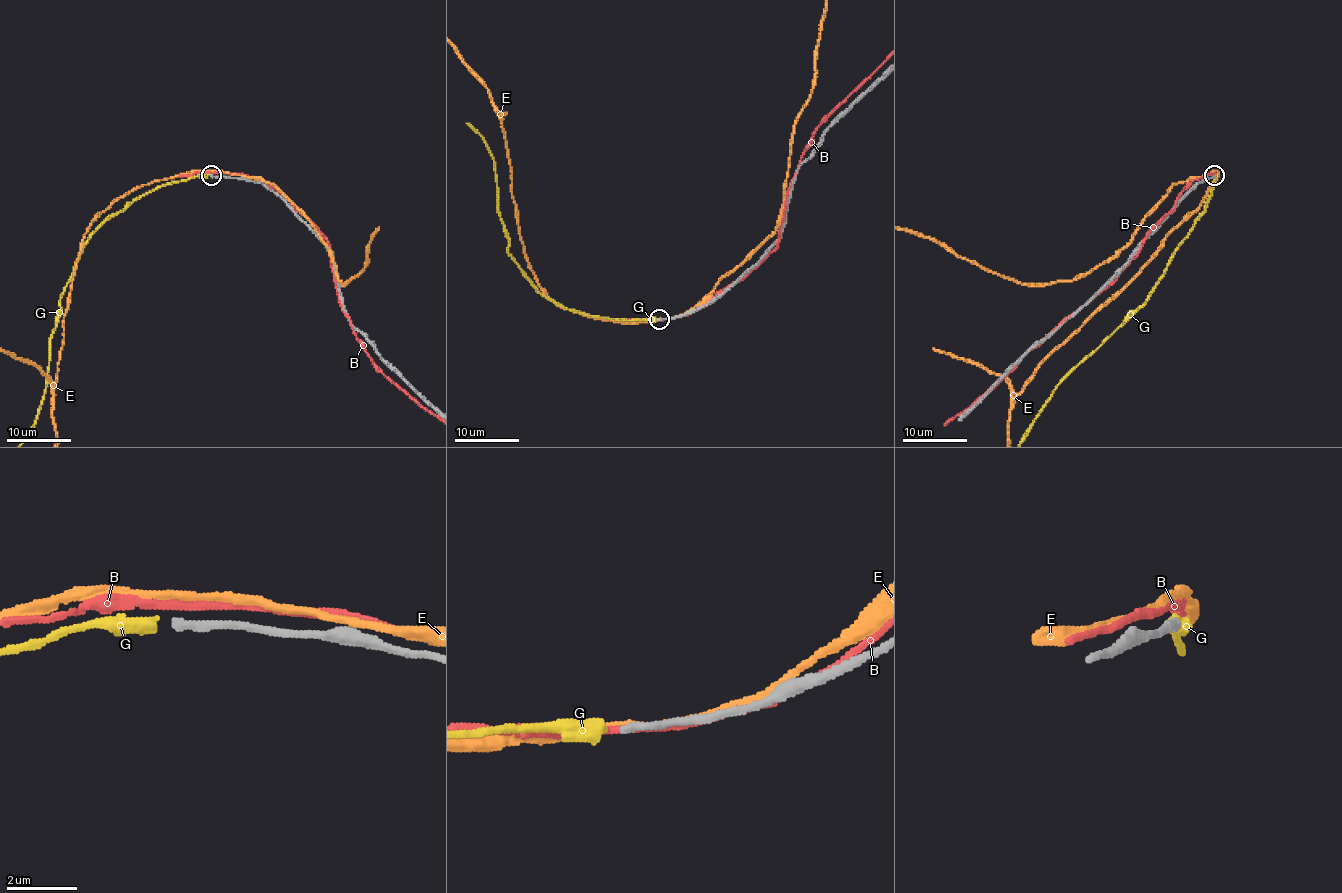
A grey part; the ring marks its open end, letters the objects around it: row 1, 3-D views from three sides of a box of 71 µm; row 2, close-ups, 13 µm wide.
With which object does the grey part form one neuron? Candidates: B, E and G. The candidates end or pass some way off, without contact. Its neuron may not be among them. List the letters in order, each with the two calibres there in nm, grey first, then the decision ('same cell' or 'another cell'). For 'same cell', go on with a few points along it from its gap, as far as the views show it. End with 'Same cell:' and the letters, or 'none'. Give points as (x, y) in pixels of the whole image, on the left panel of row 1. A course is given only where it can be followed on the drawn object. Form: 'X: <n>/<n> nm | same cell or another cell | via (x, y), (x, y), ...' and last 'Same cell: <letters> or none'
B: 240/220 nm | another cell
E: 240/220 nm | another cell
G: 240/460 nm | same cell
Same cell: G

